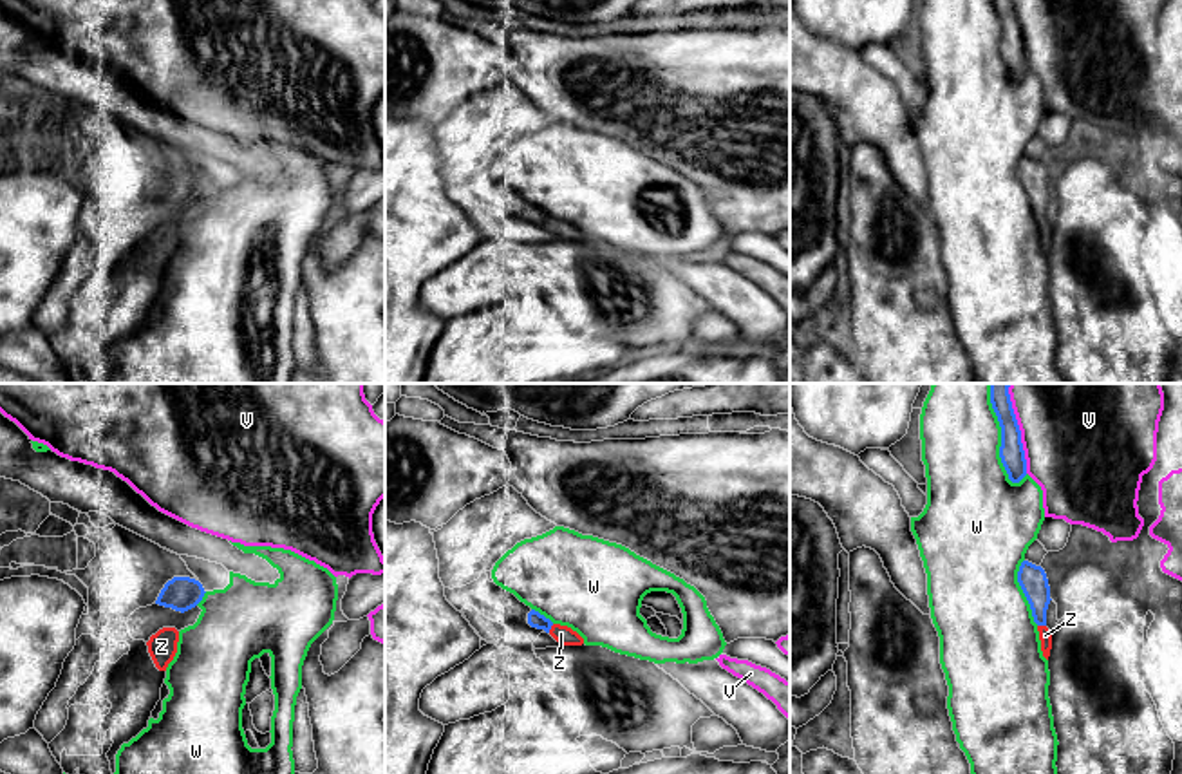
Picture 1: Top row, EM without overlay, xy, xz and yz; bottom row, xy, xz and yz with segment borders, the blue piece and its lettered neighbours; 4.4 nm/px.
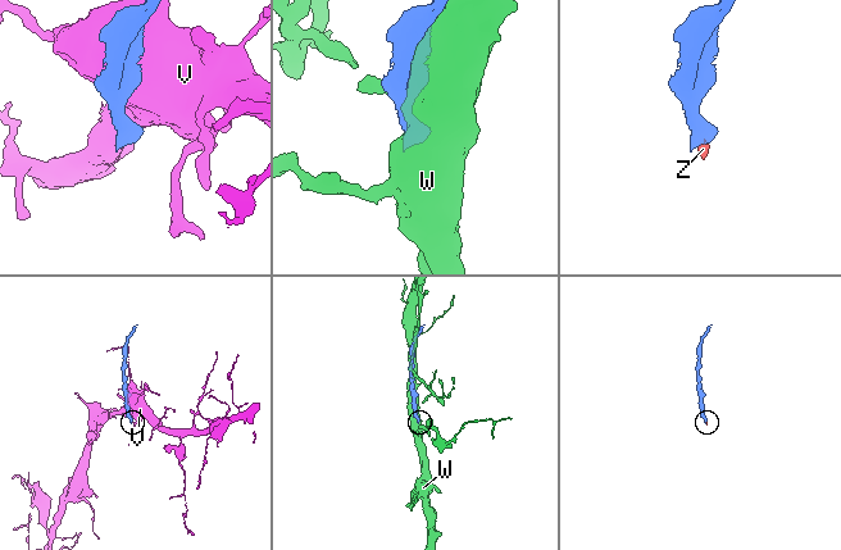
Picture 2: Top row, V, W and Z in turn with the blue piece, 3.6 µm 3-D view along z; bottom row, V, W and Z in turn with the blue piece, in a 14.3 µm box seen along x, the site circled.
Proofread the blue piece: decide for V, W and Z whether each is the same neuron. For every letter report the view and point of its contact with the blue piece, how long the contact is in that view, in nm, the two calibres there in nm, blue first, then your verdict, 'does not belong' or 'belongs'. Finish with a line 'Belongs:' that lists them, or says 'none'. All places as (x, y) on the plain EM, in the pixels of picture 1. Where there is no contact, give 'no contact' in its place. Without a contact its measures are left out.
V: meets blue in yz at (1020, 35); contact 320 nm long; 110 nm thick on the blue side, 420 nm on the other; does not belong
W: meets blue in yz at (1000, 42); contact 380 nm long; 110 nm thick on the blue side, 380 nm on the other; does not belong
Z: meets blue in xz at (550, 223); contact 50 nm long; 70 nm thick on the blue side, 80 nm on the other; belongs
Belongs: Z

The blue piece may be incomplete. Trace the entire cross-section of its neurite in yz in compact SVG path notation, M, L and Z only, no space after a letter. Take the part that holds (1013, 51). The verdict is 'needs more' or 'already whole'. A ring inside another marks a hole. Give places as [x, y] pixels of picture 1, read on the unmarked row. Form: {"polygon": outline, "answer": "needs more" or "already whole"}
{"polygon": "M992 0L992 4L1001 22L1001 58L1008 69L1008 74L1012 78L1019 78L1027 71L1027 54L1014 4L1012 0Z", "answer": "already whole"}

